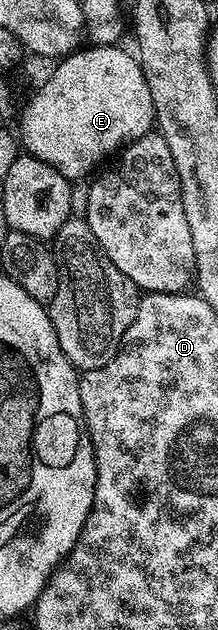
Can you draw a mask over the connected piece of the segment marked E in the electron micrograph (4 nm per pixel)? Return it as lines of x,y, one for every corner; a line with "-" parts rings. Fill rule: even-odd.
92,44
89,47
89,50
80,48
61,57
53,65
57,66
53,68
52,75
37,88
36,95
25,106
23,103
18,114
19,145
32,157
50,164
50,168
54,168
63,178
69,180
87,179
107,154
115,155
128,143
149,133
153,129
156,117
150,88
146,84
139,57
135,53
127,54
120,44

